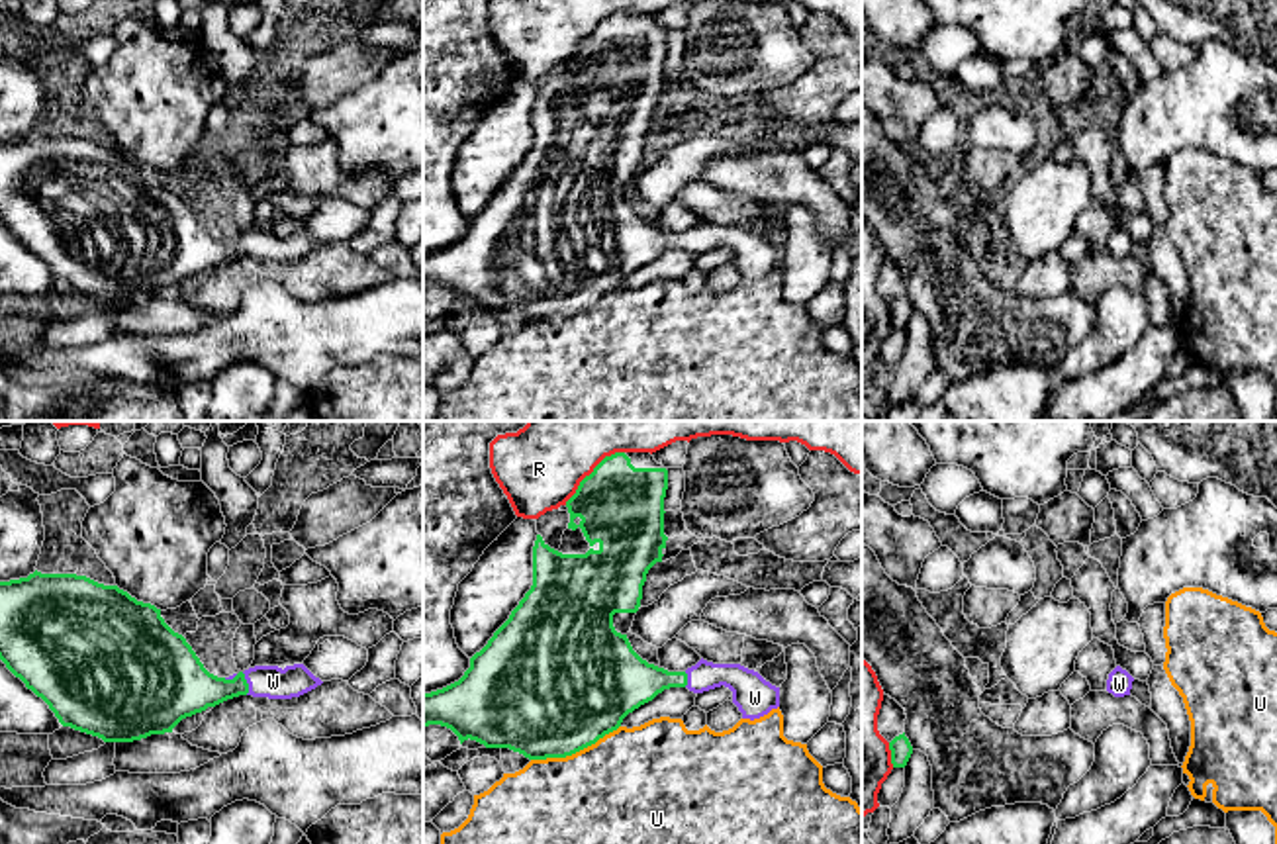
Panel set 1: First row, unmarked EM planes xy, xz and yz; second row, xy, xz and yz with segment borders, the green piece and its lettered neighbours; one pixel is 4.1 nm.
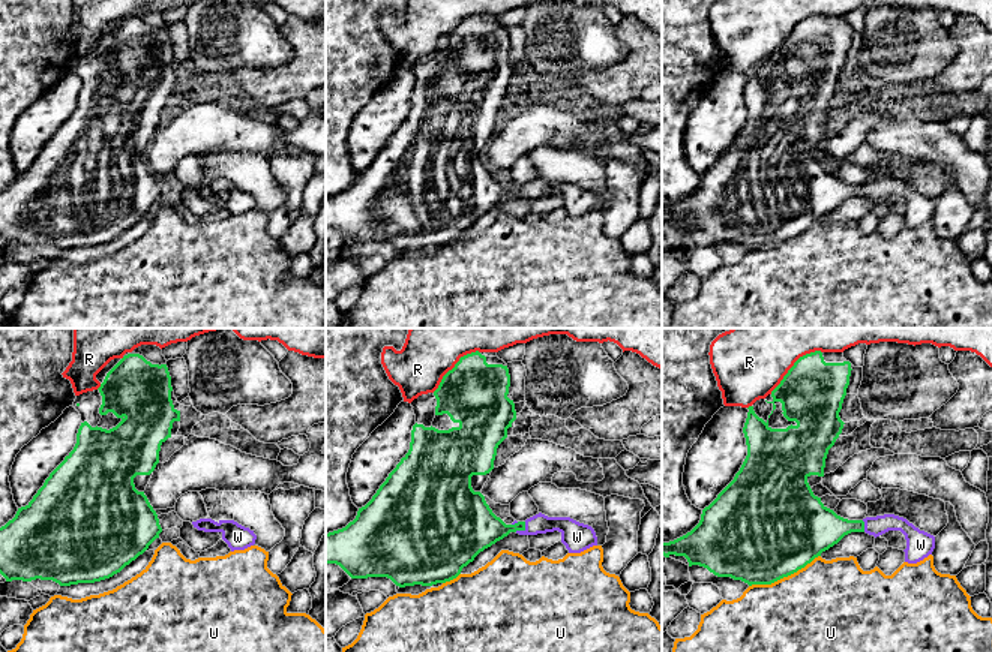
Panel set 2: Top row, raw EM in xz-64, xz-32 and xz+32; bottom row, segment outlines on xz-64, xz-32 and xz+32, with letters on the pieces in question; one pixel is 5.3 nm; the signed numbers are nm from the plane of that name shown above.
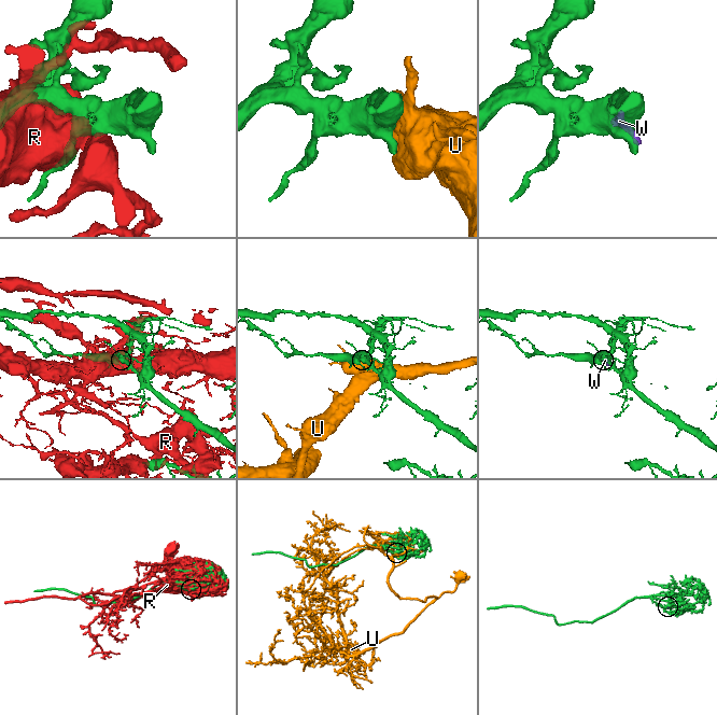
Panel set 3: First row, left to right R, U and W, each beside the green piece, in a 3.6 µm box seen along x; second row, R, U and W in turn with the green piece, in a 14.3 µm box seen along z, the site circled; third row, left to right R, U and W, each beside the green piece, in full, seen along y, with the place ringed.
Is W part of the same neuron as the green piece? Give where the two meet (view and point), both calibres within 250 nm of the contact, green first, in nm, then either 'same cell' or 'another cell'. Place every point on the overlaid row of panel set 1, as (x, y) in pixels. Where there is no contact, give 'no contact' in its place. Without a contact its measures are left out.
contact xy (247, 684); calibres 220 and 140 nm; same cell

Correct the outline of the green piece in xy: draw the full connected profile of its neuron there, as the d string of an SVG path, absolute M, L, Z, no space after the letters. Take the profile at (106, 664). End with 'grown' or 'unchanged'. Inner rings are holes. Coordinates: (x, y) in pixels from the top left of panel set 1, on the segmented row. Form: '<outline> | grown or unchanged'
M37 570L27 578L0 582L0 660L49 705L63 727L104 742L172 732L182 719L239 695L292 699L323 683L304 664L284 670L255 666L217 678L155 605L86 576Z | grown

